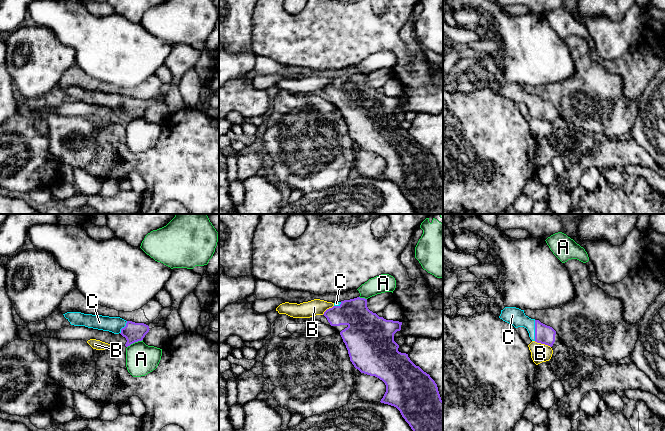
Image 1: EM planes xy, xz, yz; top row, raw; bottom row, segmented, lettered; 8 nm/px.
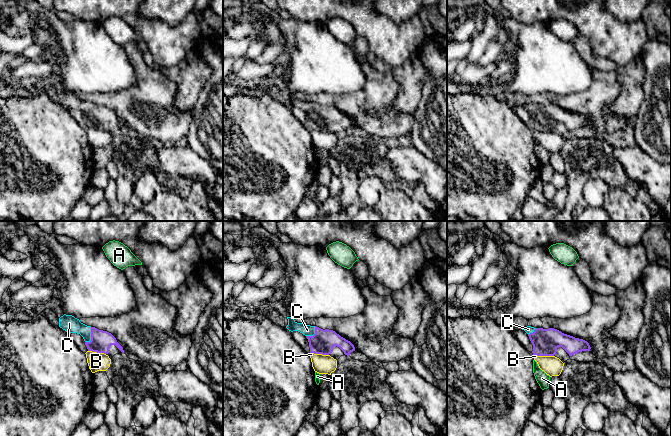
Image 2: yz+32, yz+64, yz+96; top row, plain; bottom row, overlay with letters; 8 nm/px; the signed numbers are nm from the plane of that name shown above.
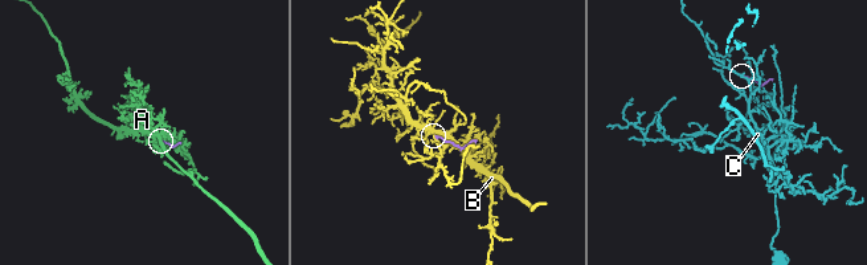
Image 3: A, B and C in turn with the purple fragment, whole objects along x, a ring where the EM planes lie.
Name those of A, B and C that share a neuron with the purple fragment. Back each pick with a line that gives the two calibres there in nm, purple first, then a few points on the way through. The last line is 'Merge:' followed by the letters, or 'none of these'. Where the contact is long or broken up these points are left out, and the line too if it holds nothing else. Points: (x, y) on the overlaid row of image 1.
C: 150 nm thick on the purple side, 140 nm on the other; runs through yz (544, 334), (535, 330), (525, 321), (512, 315)
Merge: C

